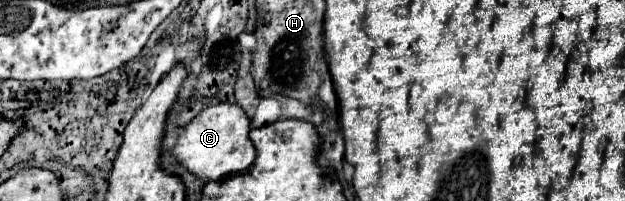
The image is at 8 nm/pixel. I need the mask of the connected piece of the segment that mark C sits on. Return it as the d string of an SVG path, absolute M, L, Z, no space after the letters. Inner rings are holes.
M214 104L204 108L196 118L192 118L184 134L178 138L172 154L198 178L224 180L226 176L246 170L254 158L256 148L250 142L250 118L236 104Z

